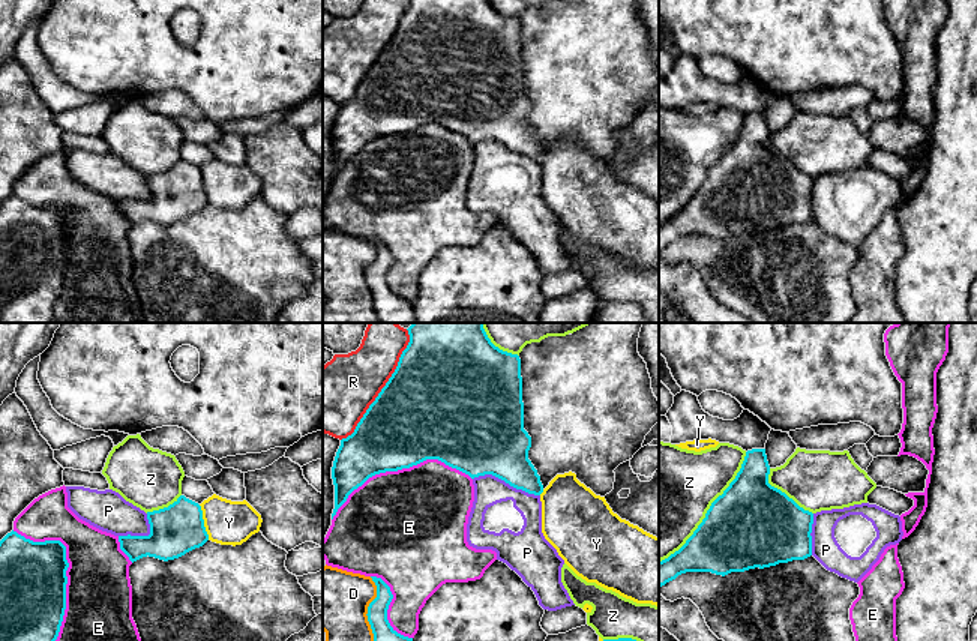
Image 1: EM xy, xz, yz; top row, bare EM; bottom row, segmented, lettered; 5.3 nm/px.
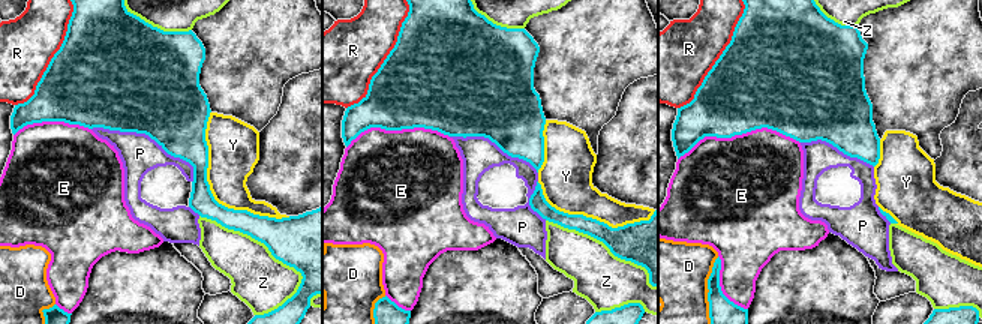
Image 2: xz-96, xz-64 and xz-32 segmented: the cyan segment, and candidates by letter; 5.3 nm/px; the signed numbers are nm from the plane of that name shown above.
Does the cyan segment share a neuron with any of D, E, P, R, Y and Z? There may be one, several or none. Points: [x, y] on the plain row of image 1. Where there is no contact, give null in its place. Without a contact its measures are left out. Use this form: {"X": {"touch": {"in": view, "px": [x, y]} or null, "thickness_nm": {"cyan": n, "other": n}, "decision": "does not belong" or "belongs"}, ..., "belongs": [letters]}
{"D": {"touch": {"in": "xz", "px": [368, 281]}, "thickness_nm": {"cyan": 190, "other": 340}, "decision": "does not belong"}, "E": {"touch": {"in": "xy", "px": [66, 240]}, "thickness_nm": {"cyan": 360, "other": 360}, "decision": "does not belong"}, "P": {"touch": {"in": "xz", "px": [506, 146]}, "thickness_nm": {"cyan": 380, "other": 160}, "decision": "does not belong"}, "R": {"touch": {"in": "xz", "px": [381, 54]}, "thickness_nm": {"cyan": 500, "other": 360}, "decision": "does not belong"}, "Y": {"touch": {"in": "xy", "px": [203, 186]}, "thickness_nm": {"cyan": 260, "other": 240}, "decision": "does not belong"}, "Z": {"touch": {"in": "yz", "px": [707, 174]}, "thickness_nm": {"cyan": 460, "other": 500}, "decision": "does not belong"}, "belongs": []}

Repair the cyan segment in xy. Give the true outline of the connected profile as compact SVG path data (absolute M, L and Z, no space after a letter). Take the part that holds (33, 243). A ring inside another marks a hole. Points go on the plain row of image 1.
M8 197L0 204L0 323L53 323L66 273L66 210Z

